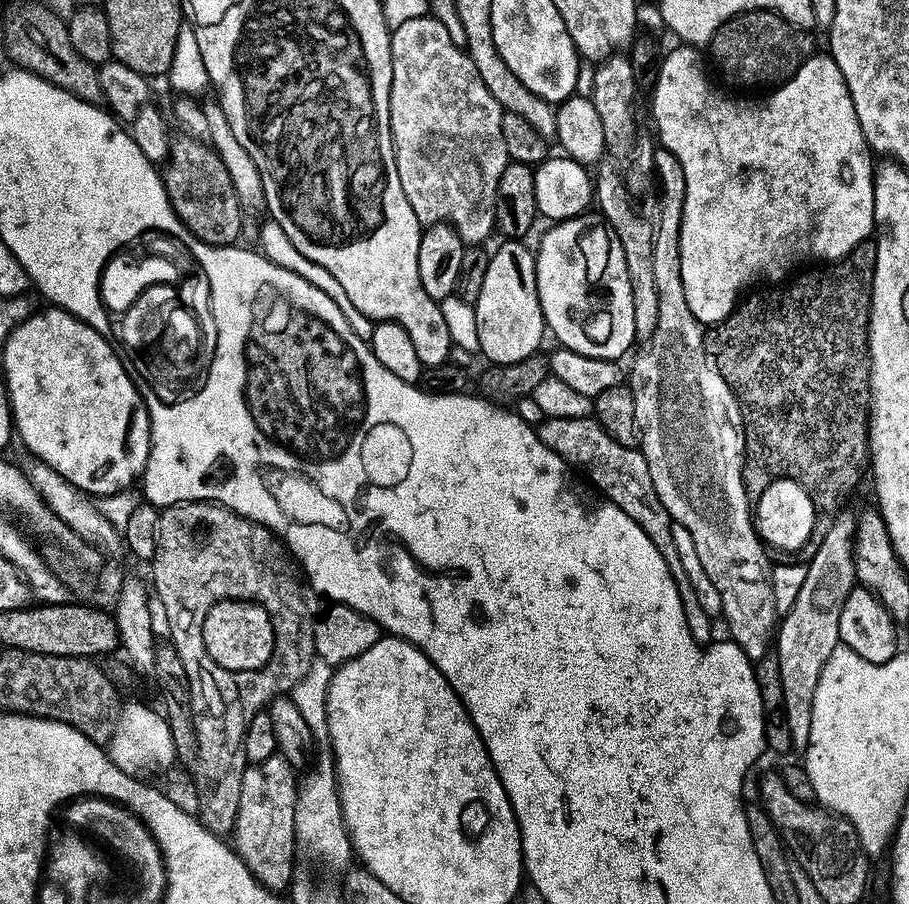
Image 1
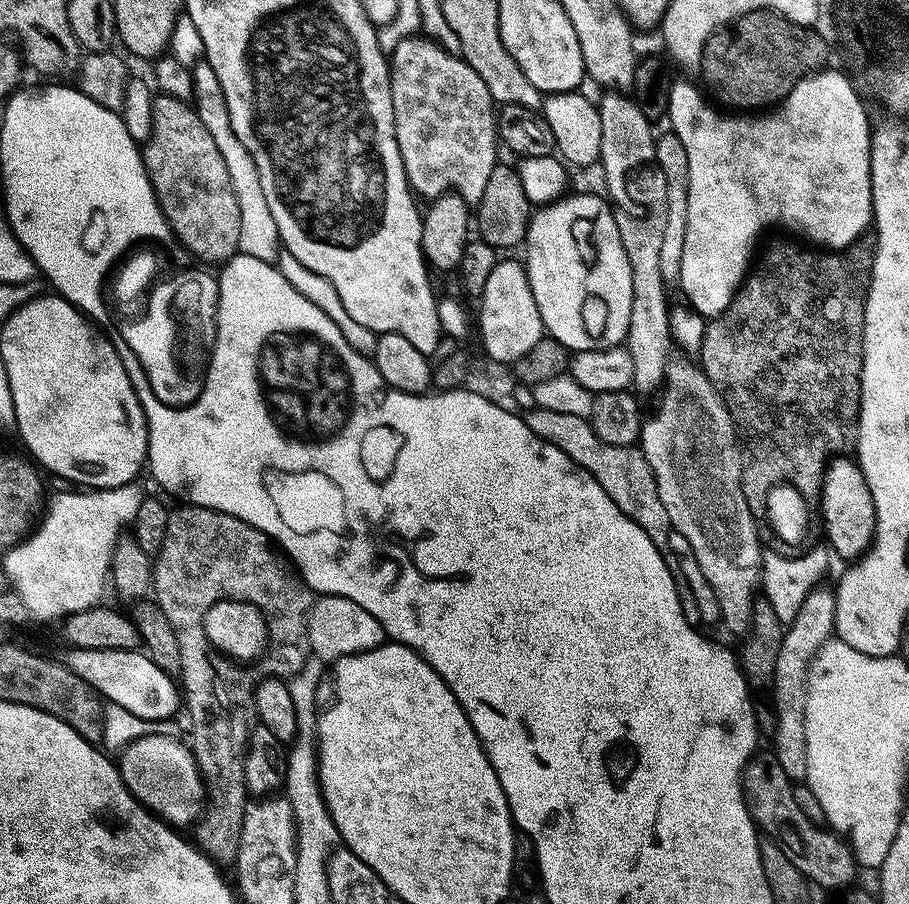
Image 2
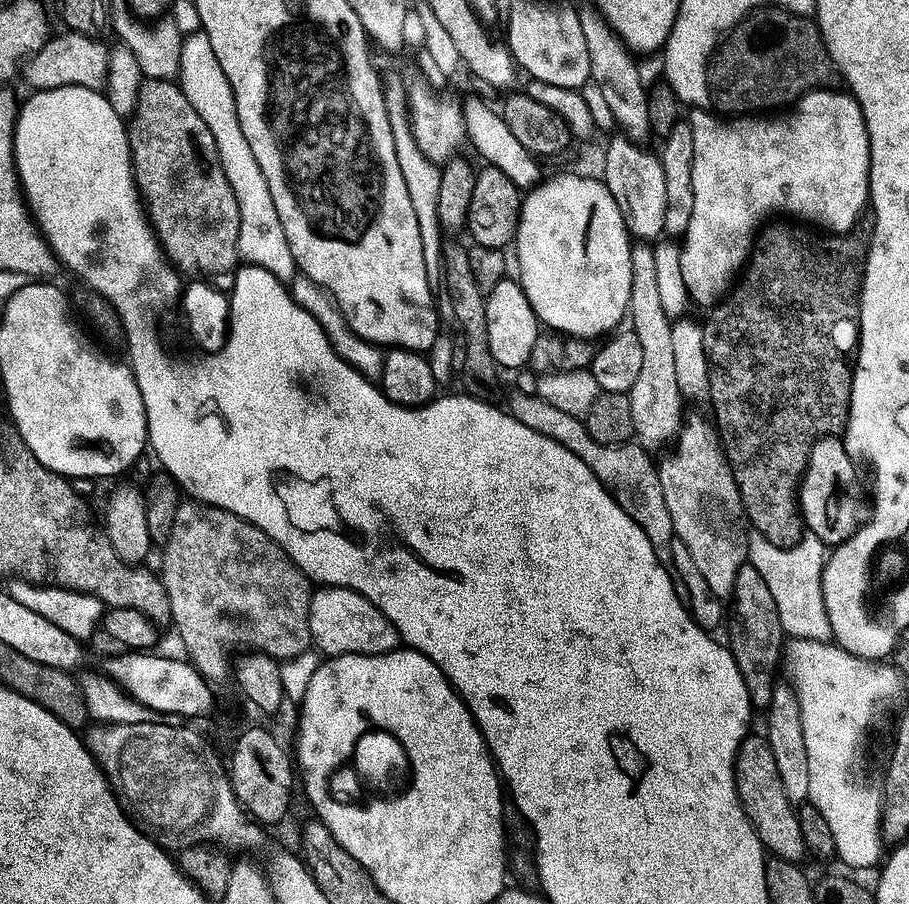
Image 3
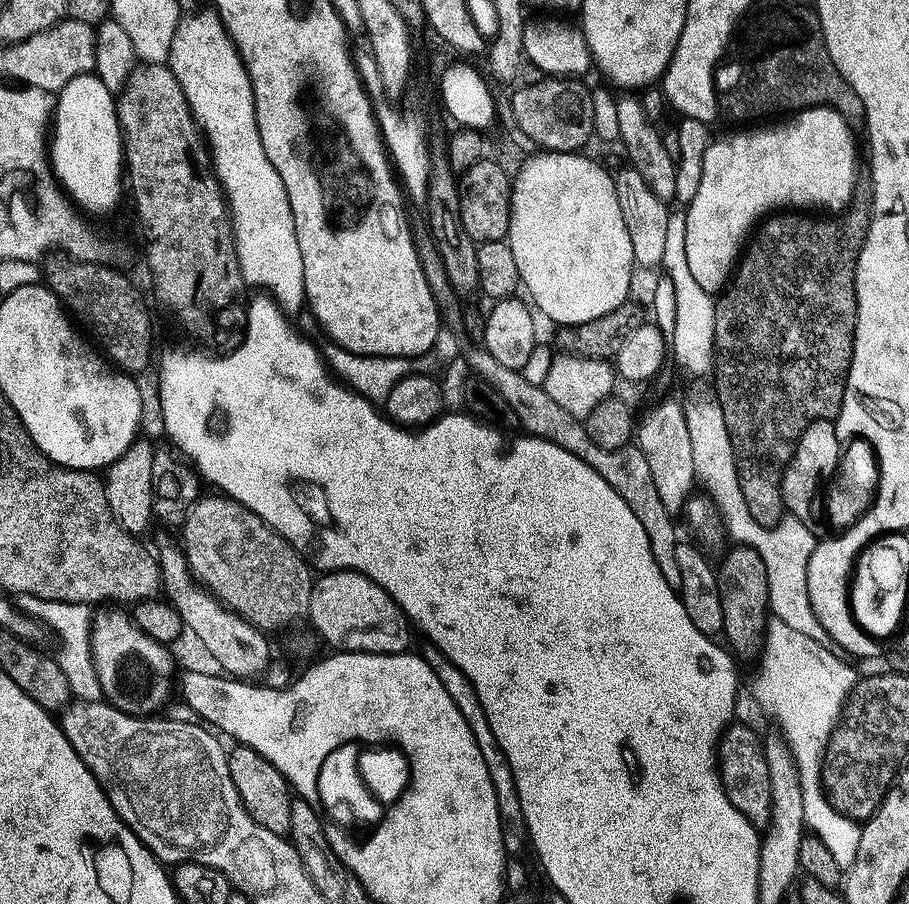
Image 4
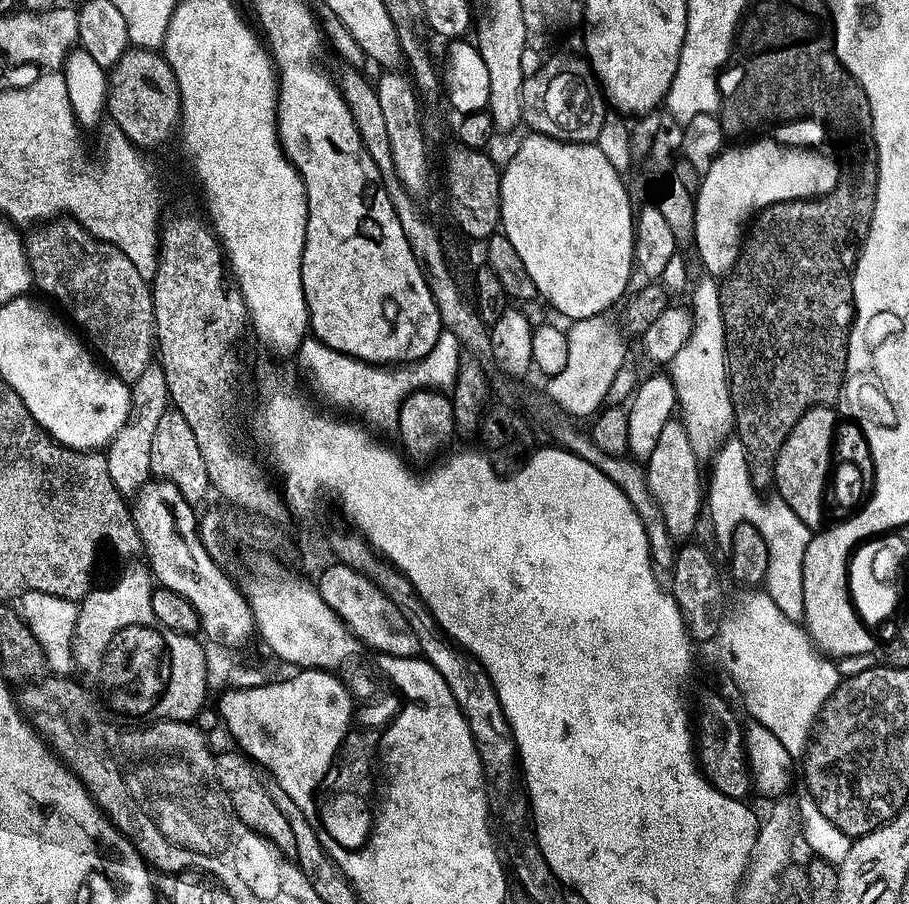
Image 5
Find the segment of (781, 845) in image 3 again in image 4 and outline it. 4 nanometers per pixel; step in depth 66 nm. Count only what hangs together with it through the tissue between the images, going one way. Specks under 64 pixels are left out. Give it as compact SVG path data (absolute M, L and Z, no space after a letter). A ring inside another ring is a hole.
M733 723L724 733L718 747L718 771L724 783L724 793L757 830L767 829L772 822L772 779L764 753L765 741L752 728Z

